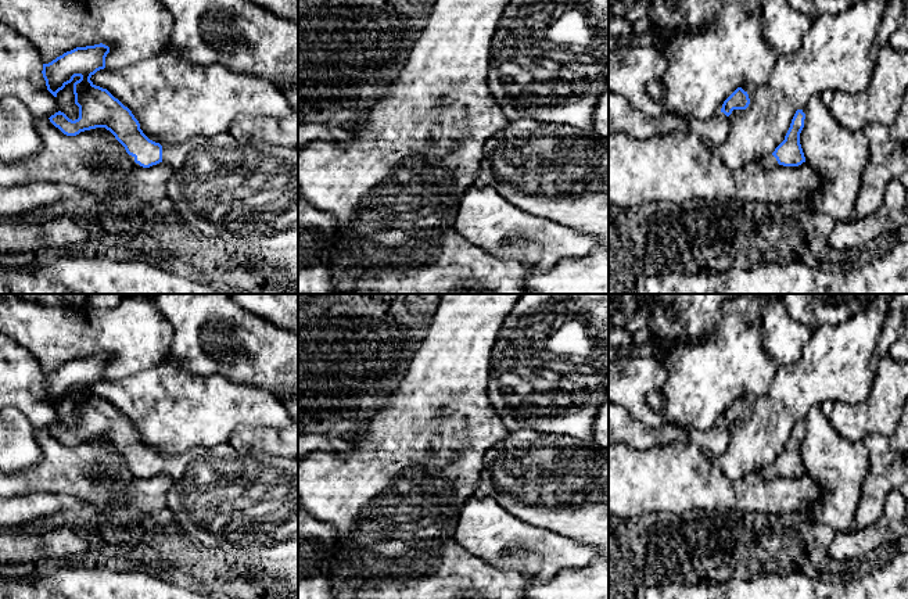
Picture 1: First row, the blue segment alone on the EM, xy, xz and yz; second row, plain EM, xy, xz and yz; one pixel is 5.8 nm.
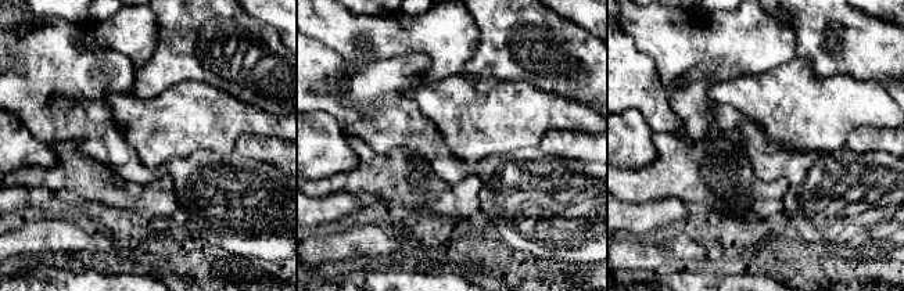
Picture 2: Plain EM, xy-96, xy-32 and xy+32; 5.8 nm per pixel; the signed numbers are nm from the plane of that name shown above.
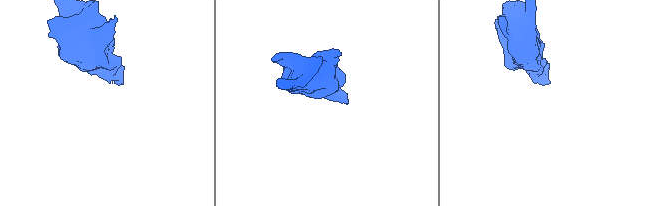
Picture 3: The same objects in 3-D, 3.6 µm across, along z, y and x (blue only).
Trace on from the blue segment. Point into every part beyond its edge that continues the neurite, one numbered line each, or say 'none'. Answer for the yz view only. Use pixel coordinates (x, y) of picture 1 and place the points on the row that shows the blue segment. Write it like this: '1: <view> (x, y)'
1: yz (768, 161)

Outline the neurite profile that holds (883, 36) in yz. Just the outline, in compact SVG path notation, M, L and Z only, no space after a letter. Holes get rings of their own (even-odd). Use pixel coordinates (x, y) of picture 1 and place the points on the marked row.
M889 0L886 6L886 11L883 14L883 19L880 22L880 29L875 39L875 44L872 49L872 60L875 62L879 50L883 46L887 46L891 35L897 31L900 24L904 19L904 1L905 0Z

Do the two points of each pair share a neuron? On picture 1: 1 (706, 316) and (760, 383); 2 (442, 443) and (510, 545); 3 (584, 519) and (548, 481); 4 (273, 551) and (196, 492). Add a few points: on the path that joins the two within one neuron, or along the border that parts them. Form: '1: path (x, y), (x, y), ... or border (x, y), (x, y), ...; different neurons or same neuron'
1: border (724, 315), (718, 327), (710, 336); different neurons
2: border (474, 494), (463, 502), (456, 523); different neurons
3: path (575, 509), (557, 491); same neuron
4: path (255, 531), (215, 492); same neuron

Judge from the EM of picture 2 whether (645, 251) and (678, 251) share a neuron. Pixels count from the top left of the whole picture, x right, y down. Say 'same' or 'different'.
same

